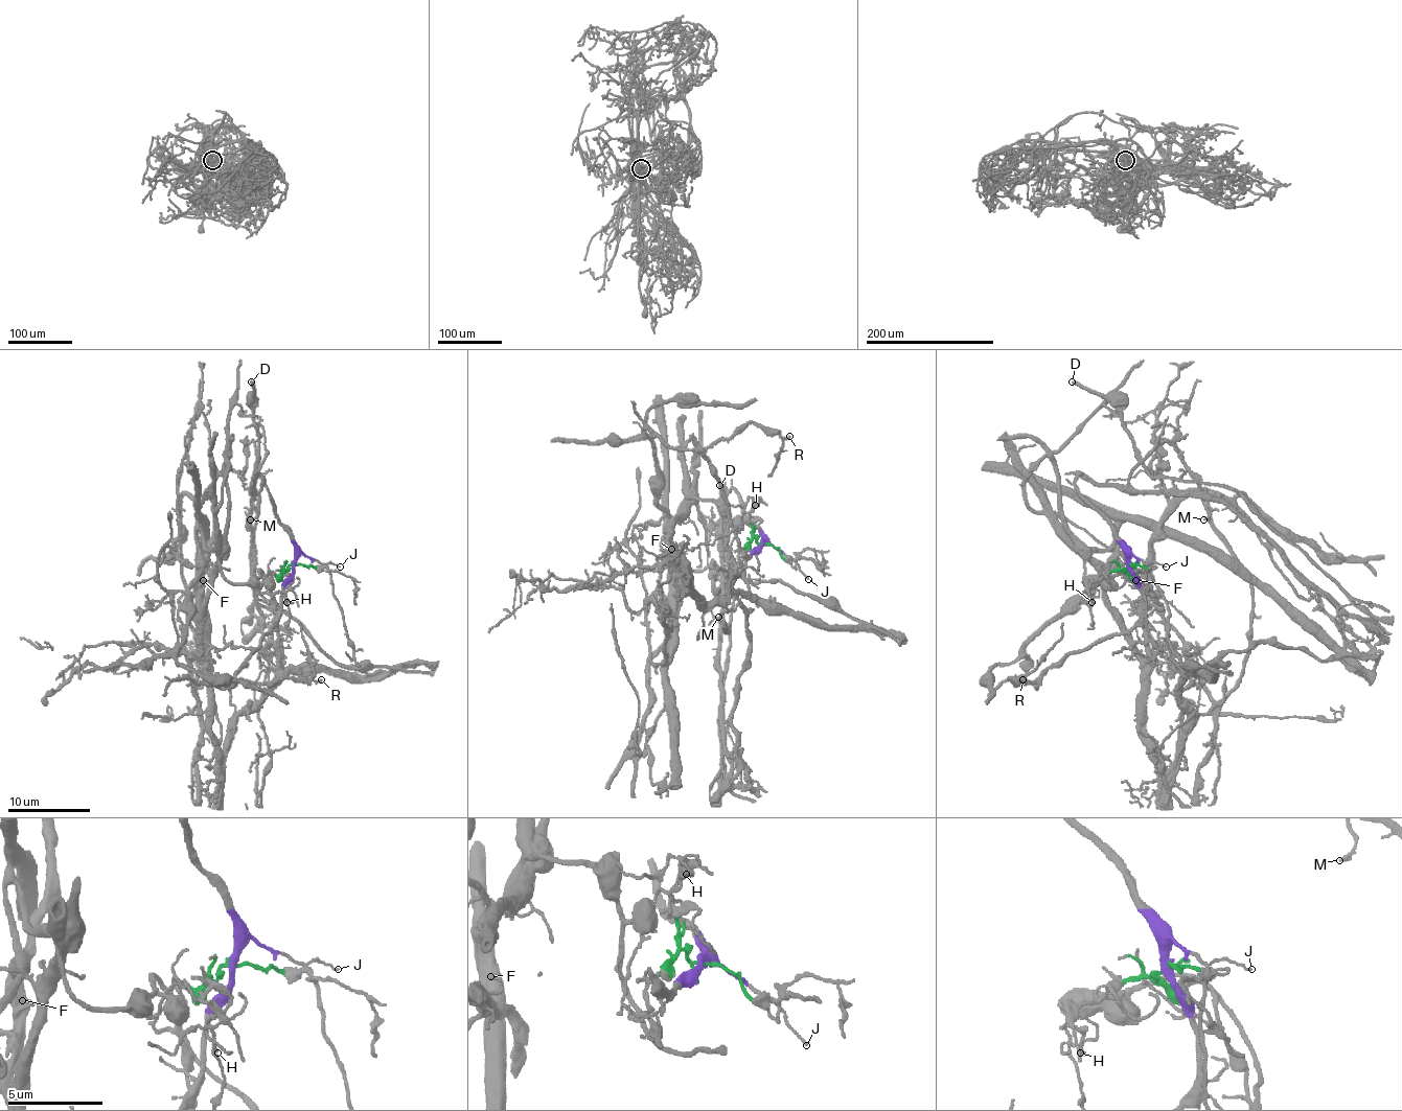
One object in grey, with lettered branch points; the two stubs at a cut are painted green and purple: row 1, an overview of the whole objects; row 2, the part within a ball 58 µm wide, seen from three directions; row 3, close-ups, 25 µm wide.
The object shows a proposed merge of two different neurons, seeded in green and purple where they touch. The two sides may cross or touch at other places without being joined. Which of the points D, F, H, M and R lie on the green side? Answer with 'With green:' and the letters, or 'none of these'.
With green: F, H

